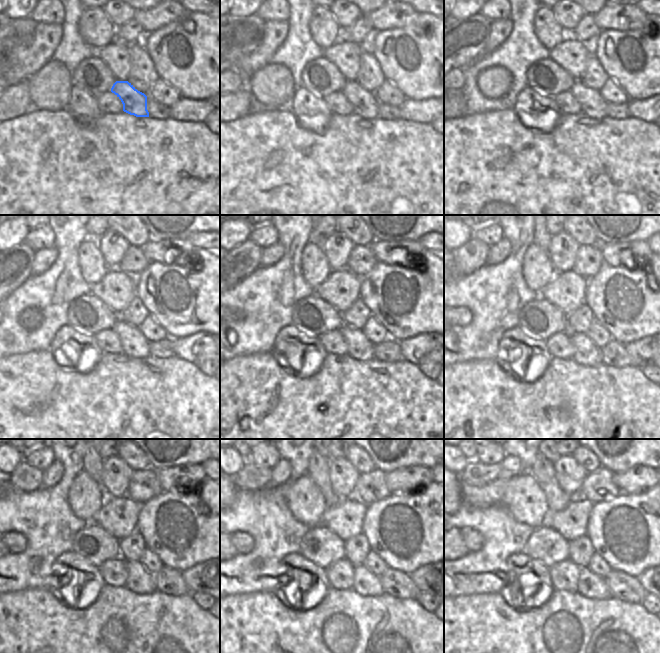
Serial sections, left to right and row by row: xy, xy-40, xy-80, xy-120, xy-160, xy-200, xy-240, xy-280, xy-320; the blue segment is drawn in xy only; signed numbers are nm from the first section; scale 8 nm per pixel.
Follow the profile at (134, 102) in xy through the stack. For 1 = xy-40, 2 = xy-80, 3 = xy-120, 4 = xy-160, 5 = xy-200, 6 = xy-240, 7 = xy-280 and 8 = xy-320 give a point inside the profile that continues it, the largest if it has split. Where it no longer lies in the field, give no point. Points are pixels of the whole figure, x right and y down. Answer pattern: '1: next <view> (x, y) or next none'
1: next xy-40 (365, 103)
2: next xy-80 (593, 105)
3: next xy-120 (134, 344)
4: next xy-160 (359, 347)
5: next xy-200 (588, 354)
6: next xy-240 (139, 580)
7: next xy-280 (366, 583)
8: next xy-320 (590, 585)

